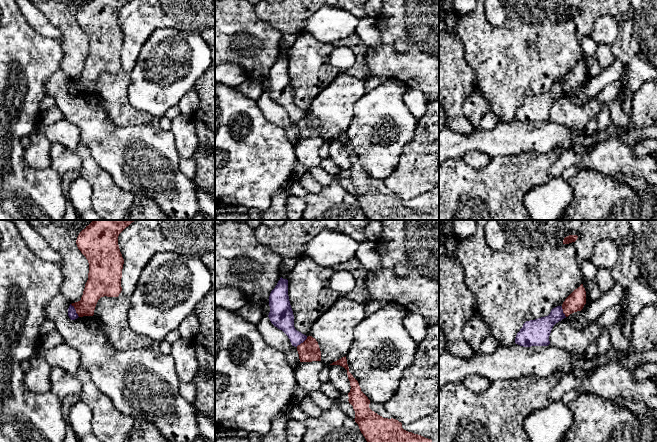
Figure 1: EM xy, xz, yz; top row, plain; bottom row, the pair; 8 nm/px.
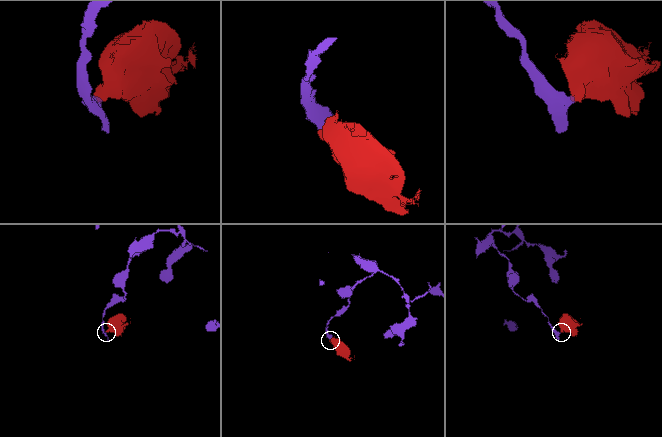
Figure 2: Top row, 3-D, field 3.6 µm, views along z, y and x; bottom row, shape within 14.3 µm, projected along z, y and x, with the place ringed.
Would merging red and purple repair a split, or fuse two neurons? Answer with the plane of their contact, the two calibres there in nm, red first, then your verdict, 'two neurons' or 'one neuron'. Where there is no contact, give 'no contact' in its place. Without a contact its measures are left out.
xy | 180/70 nm | two neurons

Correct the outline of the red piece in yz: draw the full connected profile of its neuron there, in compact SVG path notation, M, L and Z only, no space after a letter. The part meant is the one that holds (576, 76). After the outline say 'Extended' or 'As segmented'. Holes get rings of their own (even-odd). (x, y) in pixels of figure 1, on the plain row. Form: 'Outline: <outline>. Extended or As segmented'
Outline: M581 60L563 78L562 85L566 93L570 90L581 87L586 80L586 67Z. As segmented

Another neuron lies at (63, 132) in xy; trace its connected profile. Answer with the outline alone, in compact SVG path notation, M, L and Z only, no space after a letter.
M62 119L43 128L45 136L51 143L63 145L67 149L76 150L80 144L80 130L66 119Z

